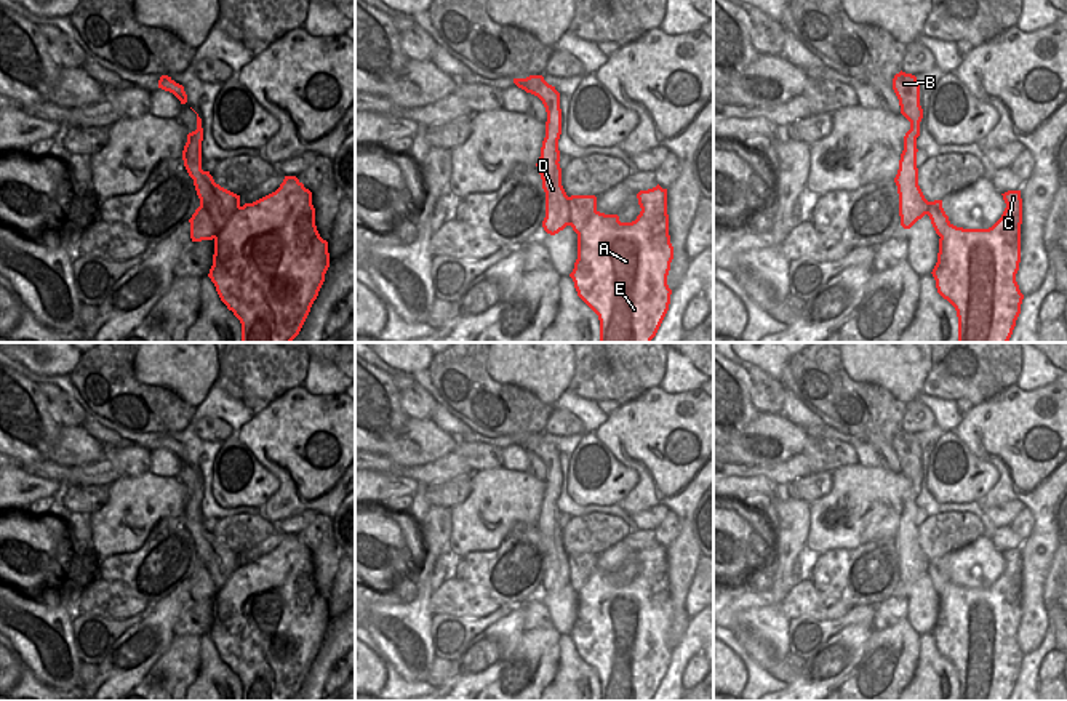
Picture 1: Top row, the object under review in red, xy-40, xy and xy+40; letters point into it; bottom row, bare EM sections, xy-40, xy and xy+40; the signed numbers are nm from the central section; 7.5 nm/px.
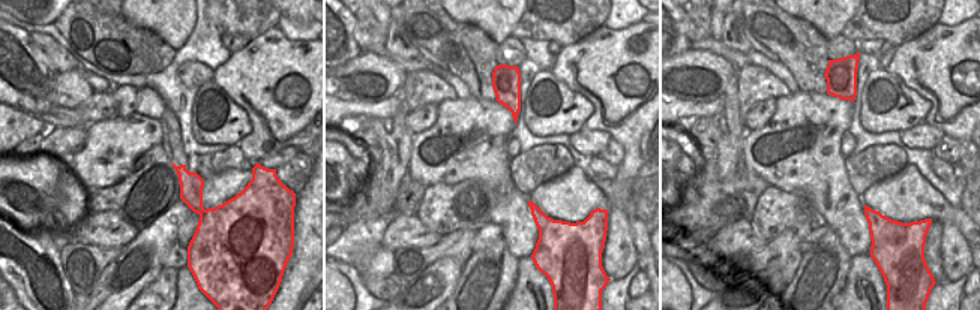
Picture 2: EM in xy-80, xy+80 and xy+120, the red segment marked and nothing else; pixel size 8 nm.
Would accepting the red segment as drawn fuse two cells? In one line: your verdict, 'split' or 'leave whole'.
split

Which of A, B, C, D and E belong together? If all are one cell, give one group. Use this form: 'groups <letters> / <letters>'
groups A C E / B D

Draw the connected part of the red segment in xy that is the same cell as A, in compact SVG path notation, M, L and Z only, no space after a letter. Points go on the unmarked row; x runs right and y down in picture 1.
M659 543L637 552L640 573L632 581L621 581L617 573L595 570L577 592L577 618L569 635L577 655L598 674L600 701L651 701L670 663L667 643L673 605L669 594L667 547Z

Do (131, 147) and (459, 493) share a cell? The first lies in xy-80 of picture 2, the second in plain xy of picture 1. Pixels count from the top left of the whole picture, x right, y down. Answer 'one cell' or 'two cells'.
two cells

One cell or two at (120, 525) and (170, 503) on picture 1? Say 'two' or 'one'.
one

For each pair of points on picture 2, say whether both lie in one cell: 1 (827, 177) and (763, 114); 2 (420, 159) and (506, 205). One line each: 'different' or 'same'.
1: different
2: same

